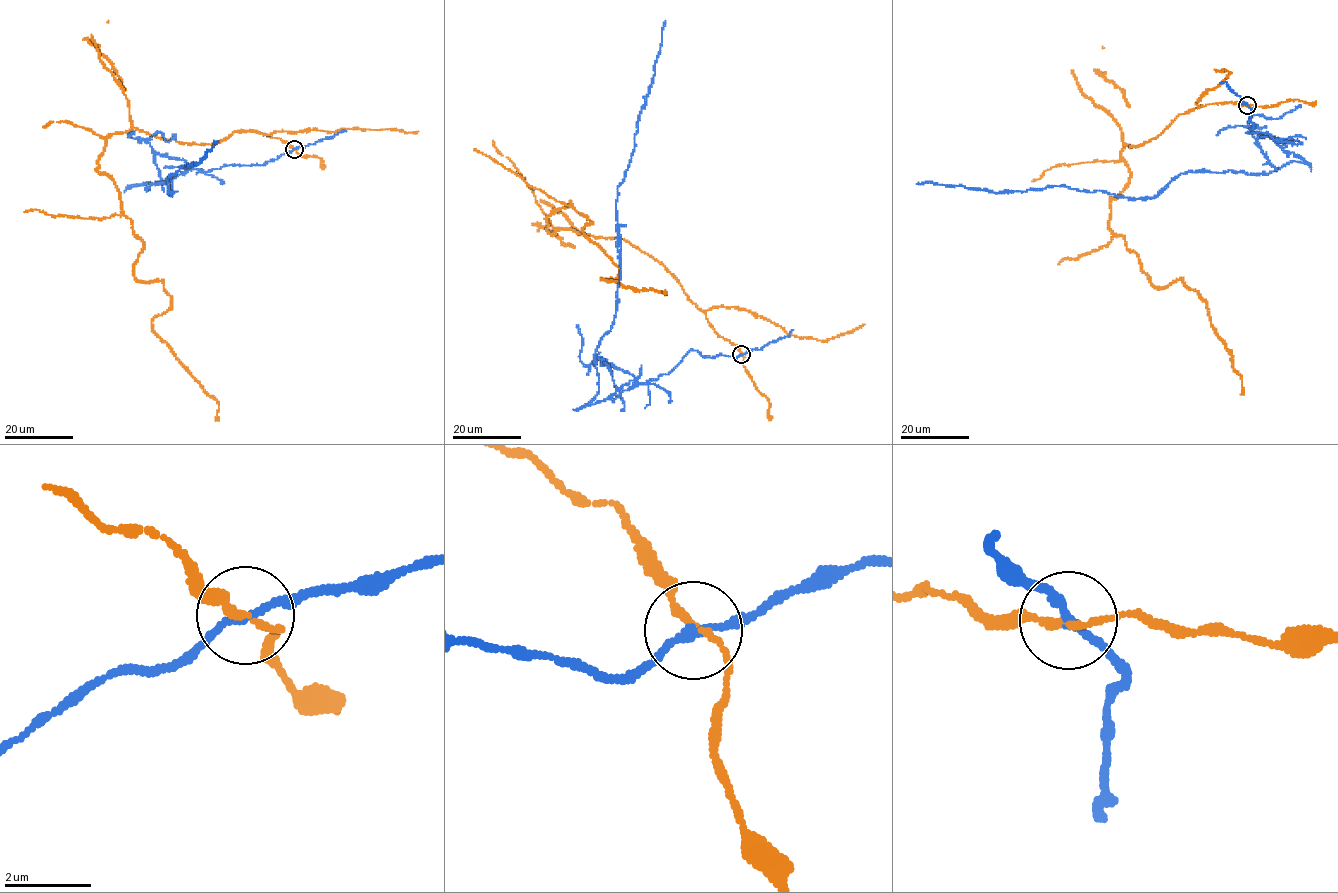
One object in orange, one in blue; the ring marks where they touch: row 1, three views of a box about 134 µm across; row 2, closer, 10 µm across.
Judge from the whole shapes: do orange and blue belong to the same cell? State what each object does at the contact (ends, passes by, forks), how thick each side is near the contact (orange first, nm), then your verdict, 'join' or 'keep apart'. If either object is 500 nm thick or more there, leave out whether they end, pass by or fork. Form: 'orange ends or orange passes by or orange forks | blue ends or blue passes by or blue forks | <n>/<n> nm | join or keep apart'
orange passes by | blue passes by | 150/160 nm | keep apart

